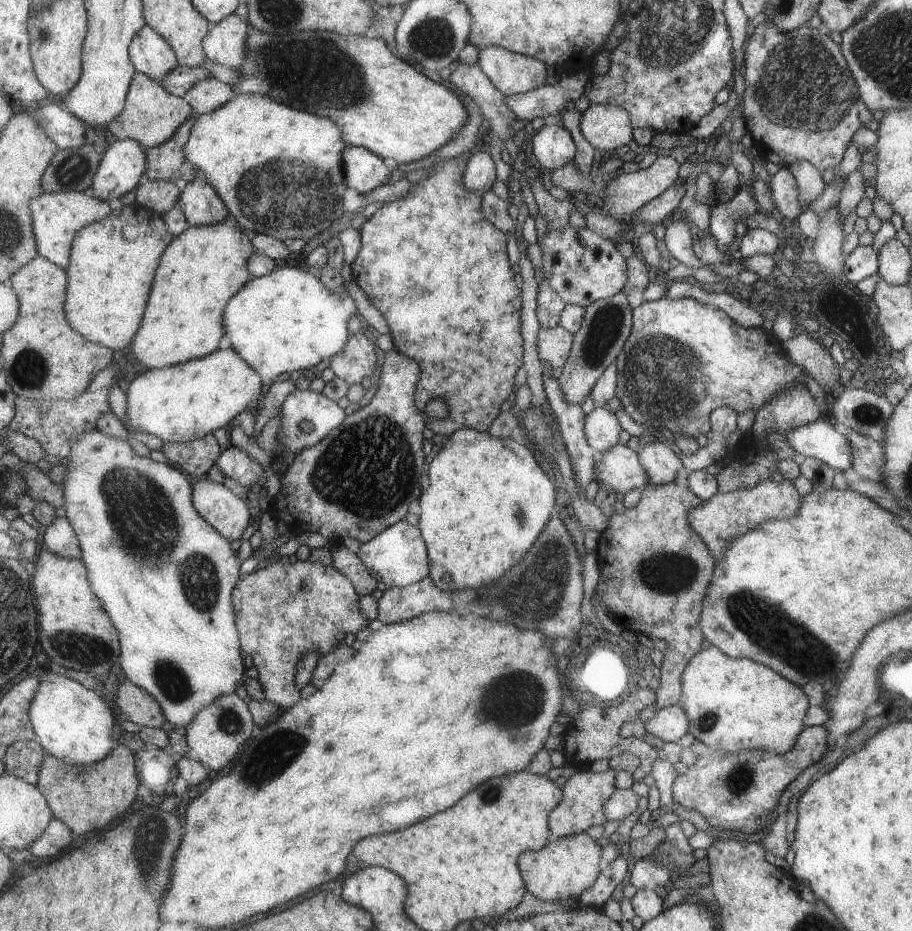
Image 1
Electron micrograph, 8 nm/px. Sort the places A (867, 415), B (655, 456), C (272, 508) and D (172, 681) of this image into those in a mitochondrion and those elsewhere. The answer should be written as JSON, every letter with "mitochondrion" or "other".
{"A":"mitochondrion","B":"other","C":"other","D":"mitochondrion"}

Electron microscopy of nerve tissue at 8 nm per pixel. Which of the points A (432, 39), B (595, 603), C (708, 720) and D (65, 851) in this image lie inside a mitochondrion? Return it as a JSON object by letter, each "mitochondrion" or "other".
{"A":"mitochondrion","B":"other","C":"mitochondrion","D":"other"}

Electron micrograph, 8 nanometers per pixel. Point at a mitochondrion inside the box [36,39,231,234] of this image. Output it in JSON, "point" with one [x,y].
{"point":[72,169]}

